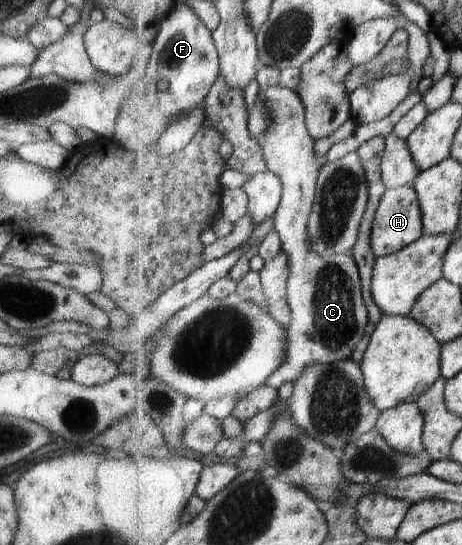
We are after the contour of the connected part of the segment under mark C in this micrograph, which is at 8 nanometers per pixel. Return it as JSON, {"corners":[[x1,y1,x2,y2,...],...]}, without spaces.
{"corners":[[281,85,270,88,258,88,256,101,263,103,263,107,267,109,267,117,269,117,269,125,264,134,261,134,257,139,260,141,261,149,264,153,265,159,268,163,268,168,274,174,277,174,282,179,282,184,284,185,283,197,278,207,278,210,274,215,275,227,274,229,278,231,282,241,282,249,287,254,289,263,290,263,290,278,288,281,288,302,292,311,292,322,290,328,288,329,288,360,282,365,281,369,277,370,271,378,268,379,267,385,273,386,274,388,279,389,283,383,294,383,301,377,301,374,304,374,304,369,311,364,330,364,335,362,343,361,344,359,349,359,352,357,353,352,356,347,359,345,361,338,364,337,366,332,366,327,368,326,368,305,364,300,364,291,362,287,362,277,360,276,359,267,356,264,356,261,353,259,351,253,349,254,337,254,330,256,322,256,317,254,312,249,312,240,308,239,308,221,312,215,312,209,315,203,316,191,317,191,317,182,319,182,321,167,325,165,325,159,323,156,315,155,313,147,315,147,315,139,308,132,308,127,306,126,306,107,302,102,302,99,299,97,296,91,292,89,283,87]]}

